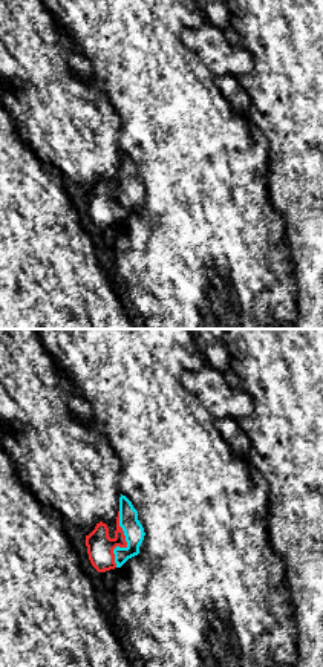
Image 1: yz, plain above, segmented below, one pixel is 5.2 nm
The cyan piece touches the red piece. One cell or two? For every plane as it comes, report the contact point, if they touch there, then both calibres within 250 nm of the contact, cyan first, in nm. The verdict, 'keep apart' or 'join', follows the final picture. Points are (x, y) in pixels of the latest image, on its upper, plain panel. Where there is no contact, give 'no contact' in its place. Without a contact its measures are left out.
(127, 201) | 110/140 nm

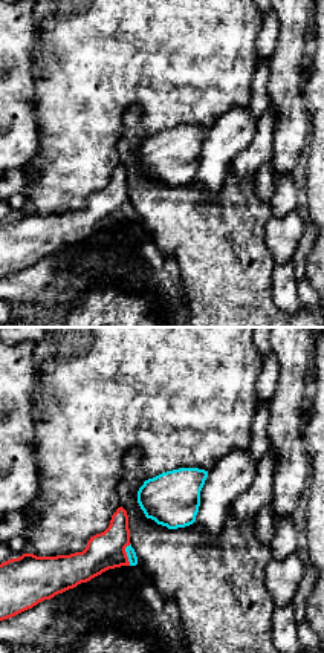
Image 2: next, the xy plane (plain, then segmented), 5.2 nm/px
(127, 211) | 50/200 nm

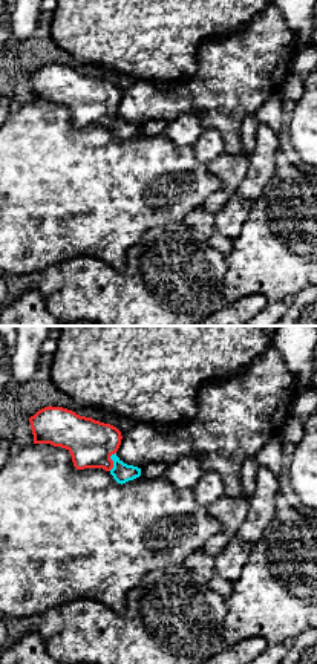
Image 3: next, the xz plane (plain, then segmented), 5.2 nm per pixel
(112, 117) | 100/240 nm

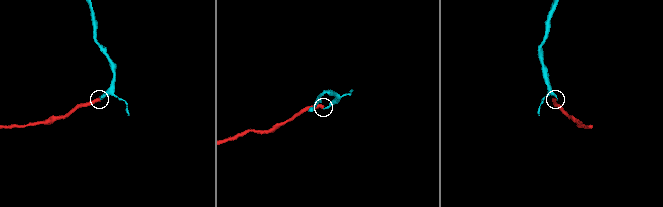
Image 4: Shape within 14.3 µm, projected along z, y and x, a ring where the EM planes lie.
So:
join

